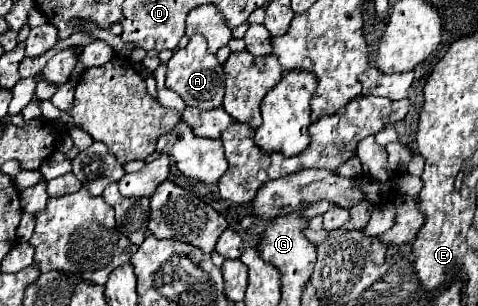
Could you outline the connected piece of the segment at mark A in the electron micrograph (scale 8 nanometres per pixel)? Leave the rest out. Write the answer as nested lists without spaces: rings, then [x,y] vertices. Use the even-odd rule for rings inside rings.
[[[191,36],[185,48],[175,50],[171,60],[167,62],[167,88],[177,92],[187,106],[193,106],[199,110],[211,110],[223,104],[225,72],[217,62],[215,54],[207,52],[207,44],[203,36]]]

